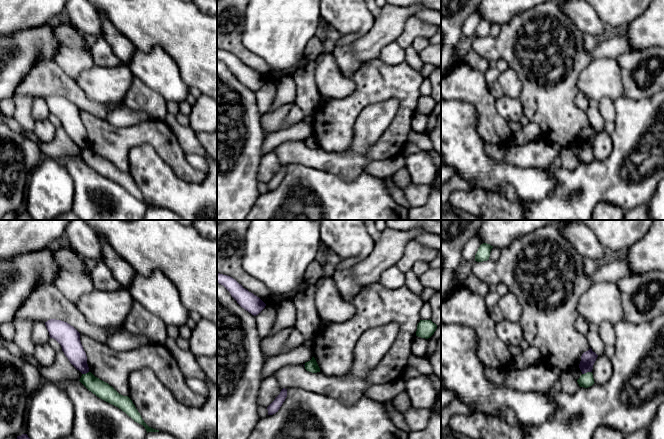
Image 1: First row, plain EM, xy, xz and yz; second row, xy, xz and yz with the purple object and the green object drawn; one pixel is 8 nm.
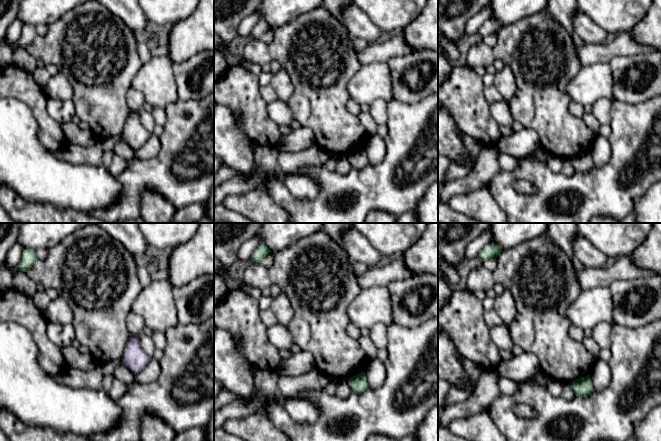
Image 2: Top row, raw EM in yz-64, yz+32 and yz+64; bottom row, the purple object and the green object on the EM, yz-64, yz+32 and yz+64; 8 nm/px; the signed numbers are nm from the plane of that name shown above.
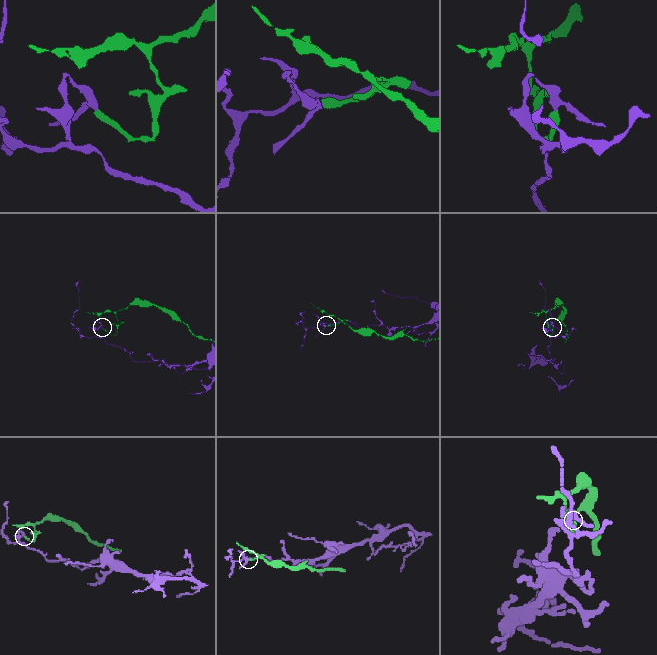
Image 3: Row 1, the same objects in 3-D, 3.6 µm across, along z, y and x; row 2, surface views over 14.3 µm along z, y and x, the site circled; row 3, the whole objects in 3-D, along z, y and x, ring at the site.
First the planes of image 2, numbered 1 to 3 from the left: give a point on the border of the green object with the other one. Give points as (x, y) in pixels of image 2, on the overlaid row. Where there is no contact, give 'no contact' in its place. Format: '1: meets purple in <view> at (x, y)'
1: no contact
2: no contact
3: no contact

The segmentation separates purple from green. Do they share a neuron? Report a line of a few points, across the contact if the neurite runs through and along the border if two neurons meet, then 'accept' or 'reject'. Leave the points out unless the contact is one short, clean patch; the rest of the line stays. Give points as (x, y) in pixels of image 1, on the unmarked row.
yz (588, 134), (586, 148), (586, 156) | accept

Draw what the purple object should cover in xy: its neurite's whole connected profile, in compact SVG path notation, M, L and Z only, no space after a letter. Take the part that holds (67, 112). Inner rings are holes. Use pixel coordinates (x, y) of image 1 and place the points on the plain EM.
M50 95L45 98L50 114L55 115L70 139L82 149L80 158L100 175L118 183L148 208L159 208L149 203L142 195L132 176L119 170L108 159L95 153L87 140L87 132L80 117L80 109L67 98Z

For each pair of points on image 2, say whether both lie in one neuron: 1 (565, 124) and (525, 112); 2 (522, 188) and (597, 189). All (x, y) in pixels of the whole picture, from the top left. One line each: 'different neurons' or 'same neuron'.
1: same neuron
2: different neurons

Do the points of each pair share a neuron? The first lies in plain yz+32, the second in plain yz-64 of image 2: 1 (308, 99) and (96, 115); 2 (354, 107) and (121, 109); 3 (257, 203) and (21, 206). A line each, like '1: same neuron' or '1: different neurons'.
1: same neuron
2: different neurons
3: same neuron

